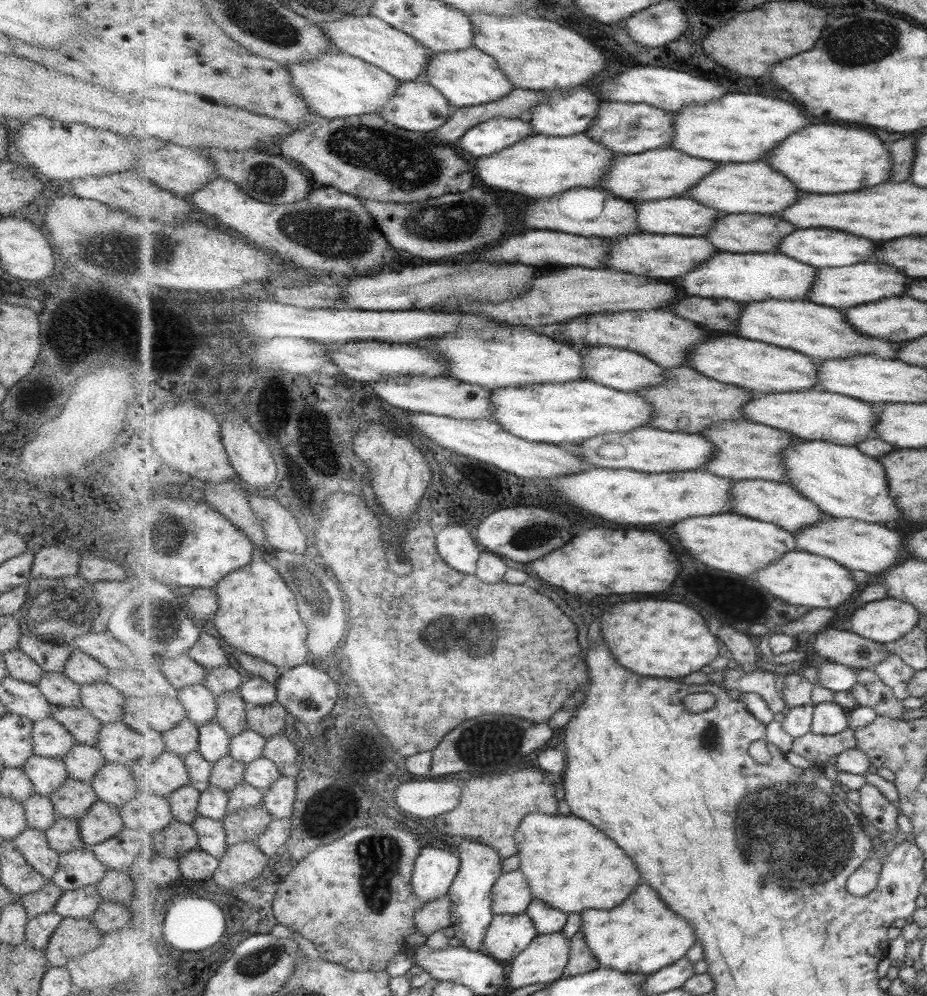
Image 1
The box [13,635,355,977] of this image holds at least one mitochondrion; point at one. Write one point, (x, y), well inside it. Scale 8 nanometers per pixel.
(322, 818)

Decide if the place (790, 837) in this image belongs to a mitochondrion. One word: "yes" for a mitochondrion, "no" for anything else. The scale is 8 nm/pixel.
yes

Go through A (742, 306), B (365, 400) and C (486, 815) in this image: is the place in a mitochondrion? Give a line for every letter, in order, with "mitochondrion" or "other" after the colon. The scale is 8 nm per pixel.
A: other
B: other
C: other

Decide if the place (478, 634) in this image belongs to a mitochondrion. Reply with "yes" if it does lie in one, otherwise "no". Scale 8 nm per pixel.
yes

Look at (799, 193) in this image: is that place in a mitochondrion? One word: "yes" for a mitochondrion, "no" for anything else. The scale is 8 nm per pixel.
no

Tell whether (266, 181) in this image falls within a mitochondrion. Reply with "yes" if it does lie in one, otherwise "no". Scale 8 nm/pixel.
yes

